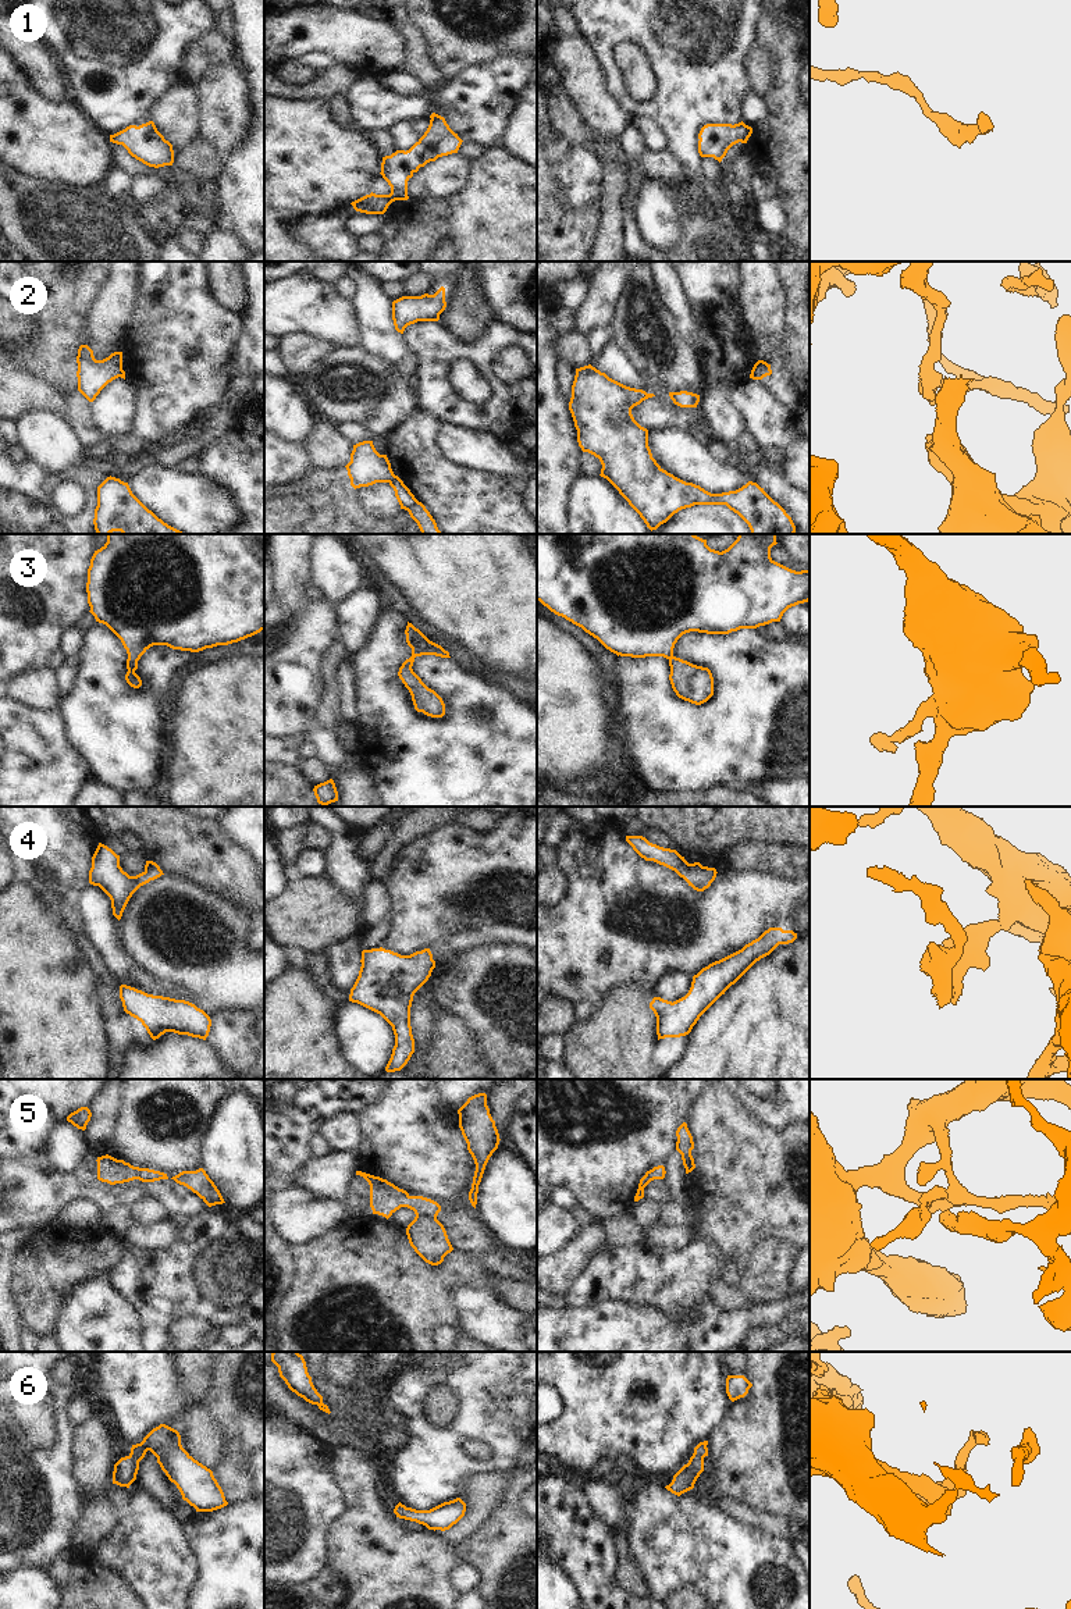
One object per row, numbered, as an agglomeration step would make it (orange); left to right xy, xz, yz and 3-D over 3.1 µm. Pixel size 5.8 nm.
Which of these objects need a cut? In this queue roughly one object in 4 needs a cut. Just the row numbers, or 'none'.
2

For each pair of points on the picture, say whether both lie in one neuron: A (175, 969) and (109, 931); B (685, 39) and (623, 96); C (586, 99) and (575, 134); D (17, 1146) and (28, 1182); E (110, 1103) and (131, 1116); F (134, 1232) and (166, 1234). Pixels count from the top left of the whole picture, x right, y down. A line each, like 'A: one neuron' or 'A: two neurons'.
A: two neurons
B: one neuron
C: two neurons
D: two neurons
E: two neurons
F: one neuron

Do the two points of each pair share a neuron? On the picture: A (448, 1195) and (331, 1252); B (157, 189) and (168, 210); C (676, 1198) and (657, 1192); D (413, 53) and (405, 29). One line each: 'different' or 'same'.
A: different
B: different
C: different
D: same

